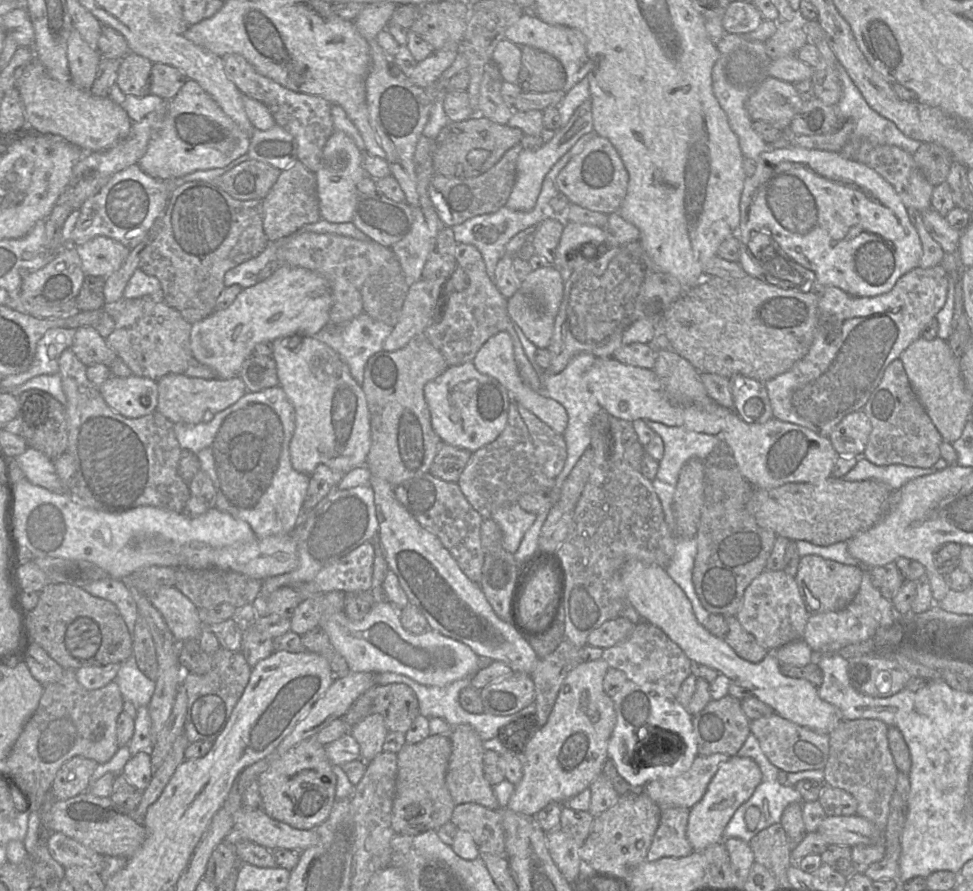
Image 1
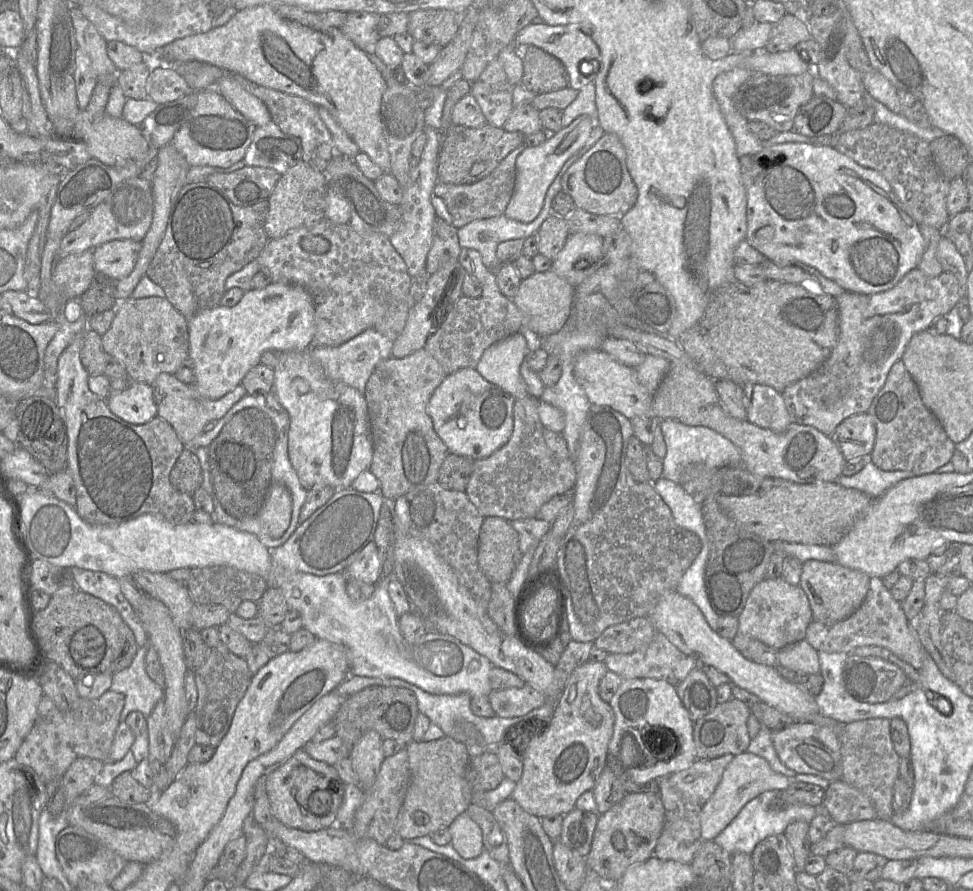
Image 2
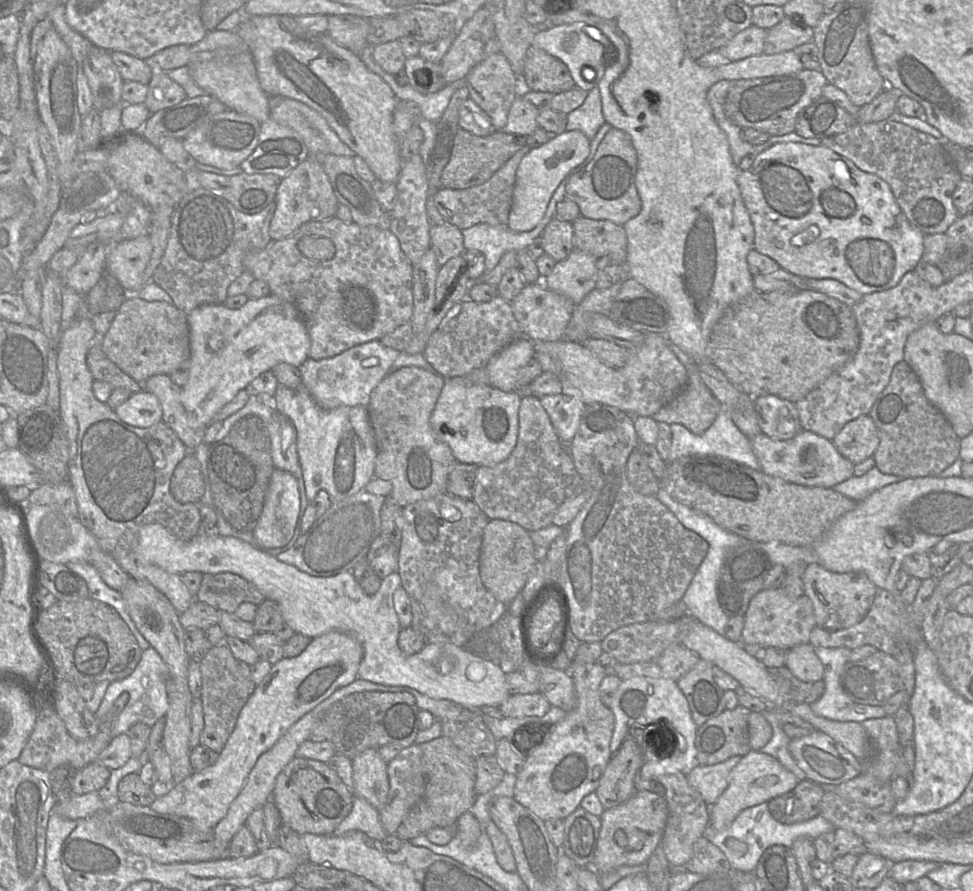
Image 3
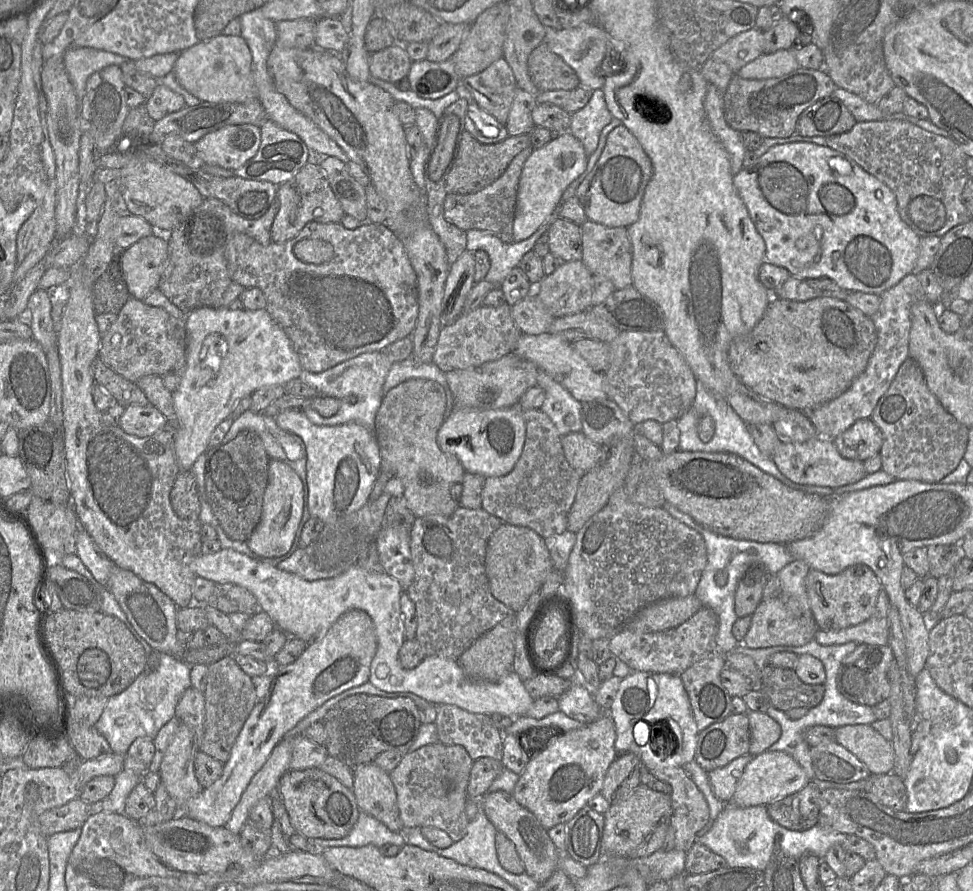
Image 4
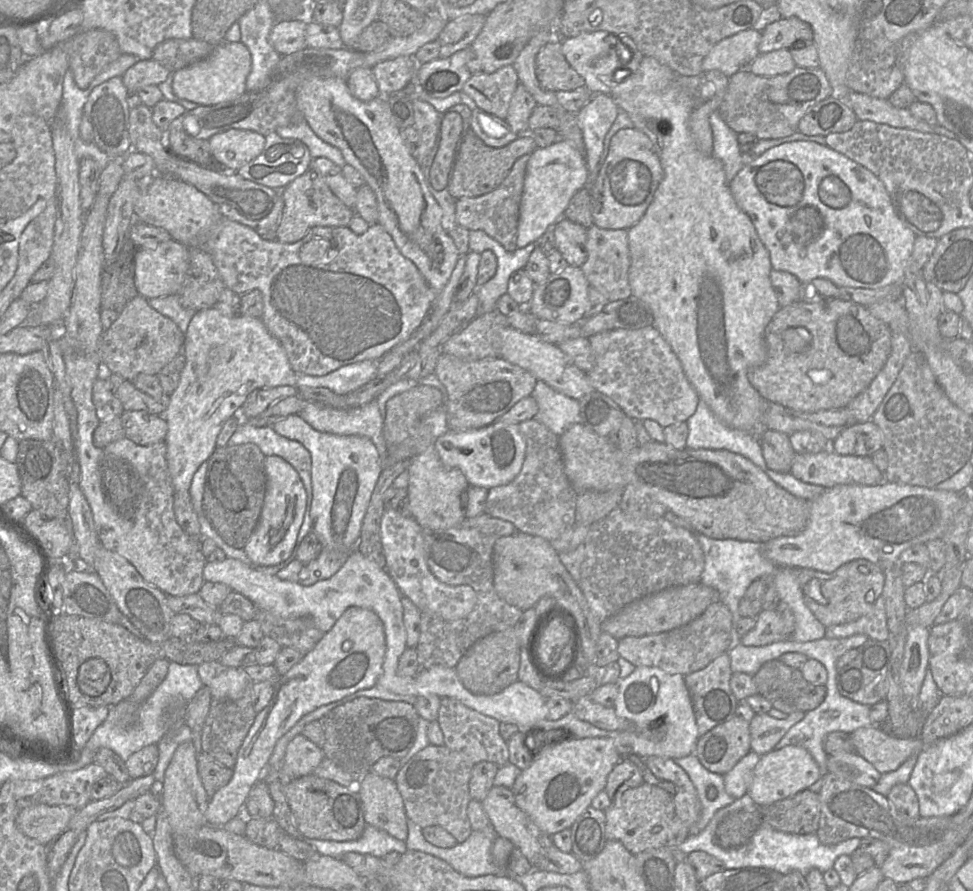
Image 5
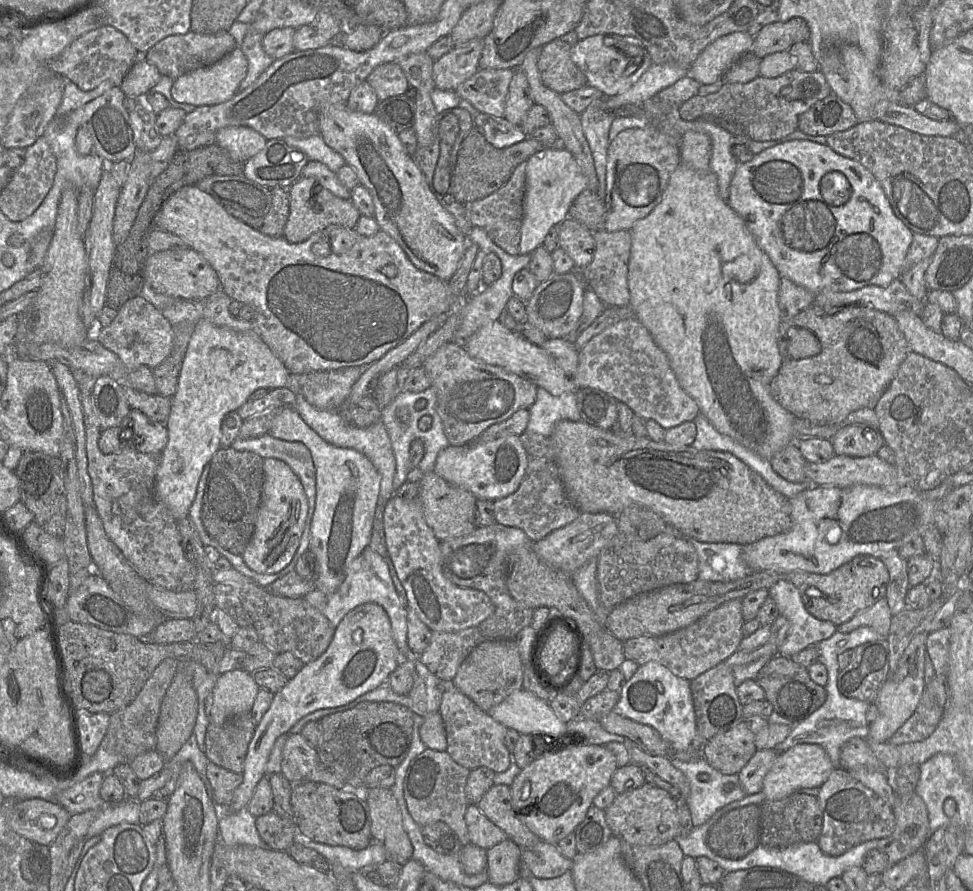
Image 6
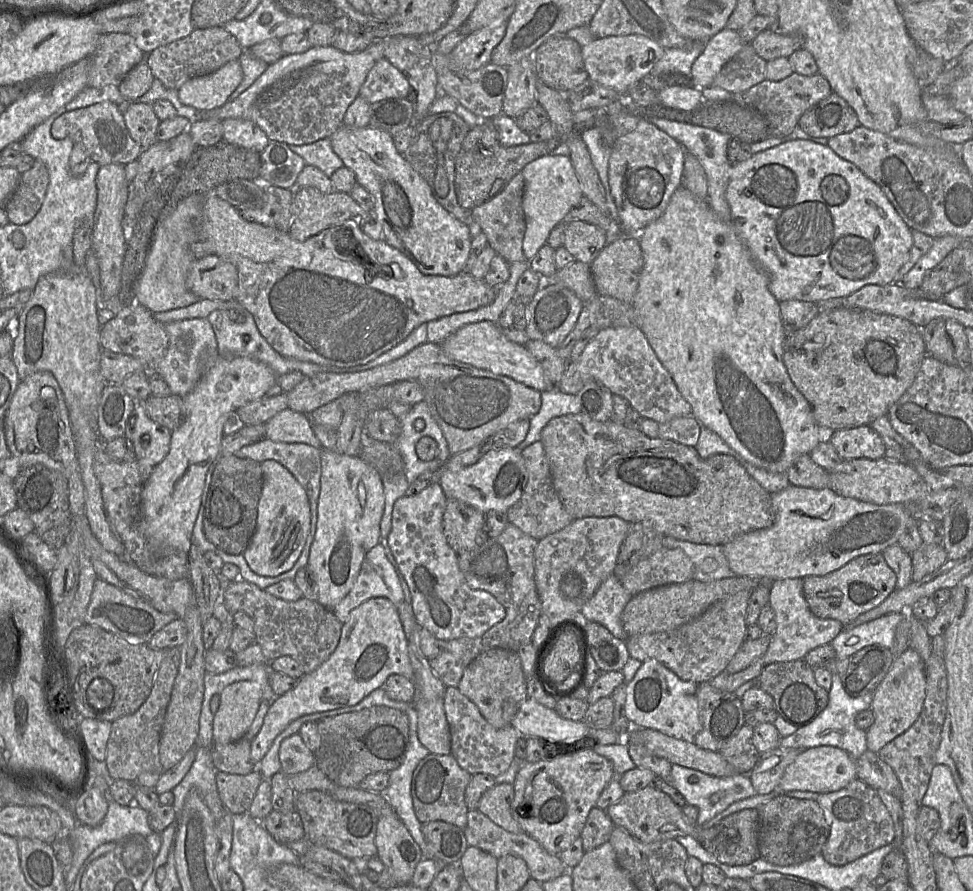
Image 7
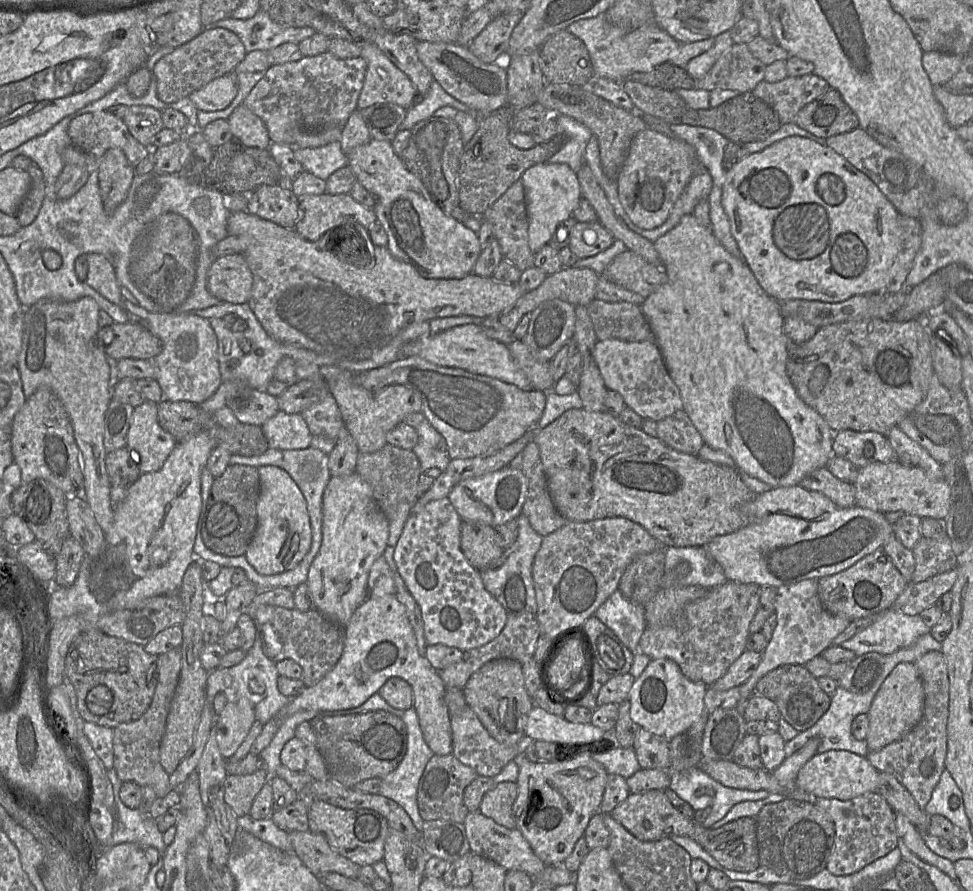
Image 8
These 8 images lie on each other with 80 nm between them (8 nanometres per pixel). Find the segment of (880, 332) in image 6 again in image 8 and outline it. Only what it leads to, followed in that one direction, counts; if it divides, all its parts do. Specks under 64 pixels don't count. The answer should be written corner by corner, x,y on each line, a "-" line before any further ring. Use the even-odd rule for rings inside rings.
880,318
848,321
818,328
807,342
790,348
786,370
803,402
827,422
833,432
853,430
877,432
885,437
893,427
920,404
934,375
930,354
930,332
920,320
899,322
-
818,366
826,366
829,378
820,395
813,394
809,383

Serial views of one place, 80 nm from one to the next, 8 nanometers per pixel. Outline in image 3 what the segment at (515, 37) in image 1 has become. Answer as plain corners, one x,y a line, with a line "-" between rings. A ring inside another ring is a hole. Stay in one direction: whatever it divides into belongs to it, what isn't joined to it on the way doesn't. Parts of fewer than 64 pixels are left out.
577,22
537,31
532,46
543,49
565,63
575,86
588,92
597,86
604,75
604,70
607,66
604,55
610,50
608,48
609,44
607,37
602,35
598,28
591,27
584,22

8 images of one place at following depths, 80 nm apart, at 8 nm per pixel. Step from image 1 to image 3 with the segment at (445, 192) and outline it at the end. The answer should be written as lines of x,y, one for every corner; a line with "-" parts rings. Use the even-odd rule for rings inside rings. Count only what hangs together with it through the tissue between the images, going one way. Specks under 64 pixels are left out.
527,146
518,150
489,180
481,185
467,189
442,187
434,198
440,214
460,230
465,230
477,224
489,224
500,229
509,228
509,214
513,202
517,168
530,150
531,148

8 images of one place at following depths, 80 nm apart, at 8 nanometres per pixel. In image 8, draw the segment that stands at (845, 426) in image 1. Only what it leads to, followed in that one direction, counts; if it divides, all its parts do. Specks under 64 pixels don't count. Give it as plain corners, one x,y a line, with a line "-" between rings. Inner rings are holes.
872,431
834,432
833,452
835,456
848,460
856,468
875,462
885,463
896,458
888,439

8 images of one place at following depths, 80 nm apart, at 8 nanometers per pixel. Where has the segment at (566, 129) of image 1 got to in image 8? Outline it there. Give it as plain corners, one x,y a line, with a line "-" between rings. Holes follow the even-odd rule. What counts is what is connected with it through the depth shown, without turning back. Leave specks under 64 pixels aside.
550,161
534,165
522,175
528,213
529,247
538,252
549,241
560,223
572,217
582,198
577,174
567,165

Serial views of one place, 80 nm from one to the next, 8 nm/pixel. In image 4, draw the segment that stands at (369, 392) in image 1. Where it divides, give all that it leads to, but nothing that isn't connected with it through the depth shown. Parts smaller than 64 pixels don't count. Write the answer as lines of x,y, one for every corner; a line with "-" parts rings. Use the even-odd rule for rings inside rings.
412,378
404,382
399,383
395,387
391,388
382,398
381,404
376,414
375,424
373,433
376,437
376,441
379,446
380,458
381,458
381,470
384,472
390,472
394,477
398,478
403,484
403,497
406,501
409,511
416,517
427,517
427,516
450,516
454,513
455,509
458,507
459,502
452,497
452,487
455,483
461,483
463,480
463,475
465,473
460,462
452,455
443,452
437,443
437,434
439,428
441,427
443,421
445,420
448,413
453,408
453,400
449,389
445,389
436,381

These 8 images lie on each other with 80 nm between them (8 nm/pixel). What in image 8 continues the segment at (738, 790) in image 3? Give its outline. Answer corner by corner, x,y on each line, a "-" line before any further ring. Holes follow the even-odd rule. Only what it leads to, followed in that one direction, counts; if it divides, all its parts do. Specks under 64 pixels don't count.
830,750
818,752
800,769
795,780
795,787
816,798
845,801
867,793
878,792
879,780
879,771
866,756
845,750

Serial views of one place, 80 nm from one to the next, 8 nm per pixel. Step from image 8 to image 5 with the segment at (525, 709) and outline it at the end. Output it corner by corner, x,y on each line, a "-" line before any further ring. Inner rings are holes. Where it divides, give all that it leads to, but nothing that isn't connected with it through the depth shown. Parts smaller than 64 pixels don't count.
514,628
493,632
478,640
462,656
455,669
461,683
478,695
496,694
518,680
521,647

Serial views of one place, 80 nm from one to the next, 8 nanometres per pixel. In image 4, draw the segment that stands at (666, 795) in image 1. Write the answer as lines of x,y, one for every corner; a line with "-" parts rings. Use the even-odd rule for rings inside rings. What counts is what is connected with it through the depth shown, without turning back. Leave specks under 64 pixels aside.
746,754
734,759
724,767
708,772
713,792
719,800
724,803
730,802
737,782
752,758
751,754

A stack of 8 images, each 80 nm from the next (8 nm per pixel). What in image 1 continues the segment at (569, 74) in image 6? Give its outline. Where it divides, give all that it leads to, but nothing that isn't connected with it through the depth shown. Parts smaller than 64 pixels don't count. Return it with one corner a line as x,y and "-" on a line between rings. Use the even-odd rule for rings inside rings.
522,46
517,85
522,92
545,93
562,90
566,83
563,65
552,55

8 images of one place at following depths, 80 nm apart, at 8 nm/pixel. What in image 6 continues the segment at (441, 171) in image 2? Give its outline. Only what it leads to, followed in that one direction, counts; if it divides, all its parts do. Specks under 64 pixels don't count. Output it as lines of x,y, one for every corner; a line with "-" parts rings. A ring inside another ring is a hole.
474,126
462,141
458,152
452,183
453,196
464,205
489,196
507,183
519,164
527,161
532,155
550,148
552,144
542,143
528,136
519,143
498,149

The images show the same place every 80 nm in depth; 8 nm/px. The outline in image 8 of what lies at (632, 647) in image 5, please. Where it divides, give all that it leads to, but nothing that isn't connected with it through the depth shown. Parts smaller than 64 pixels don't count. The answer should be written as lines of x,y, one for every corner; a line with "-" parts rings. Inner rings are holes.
727,581
709,589
705,596
687,604
675,619
662,627
647,627
637,652
651,660
671,659
693,682
711,686
746,650
749,627
760,599
761,586

